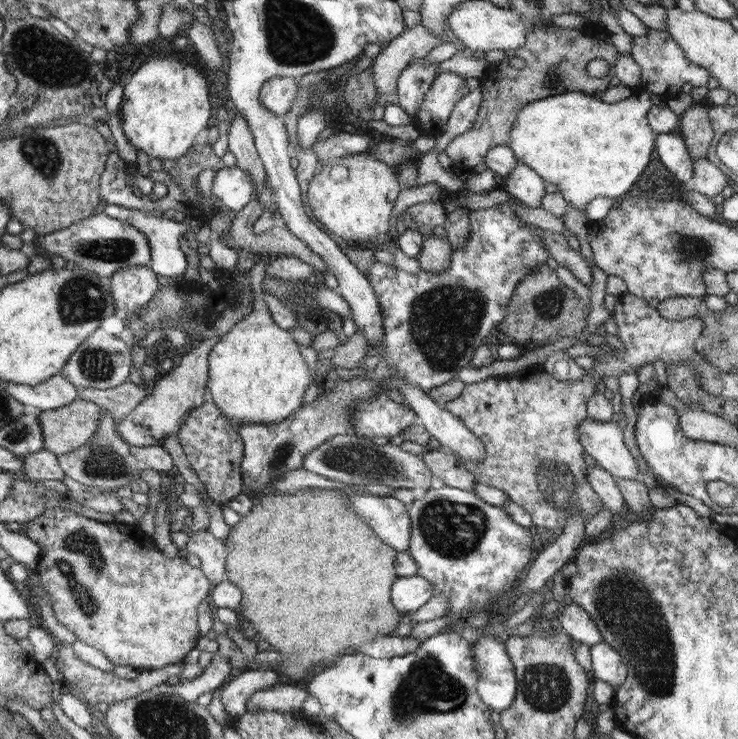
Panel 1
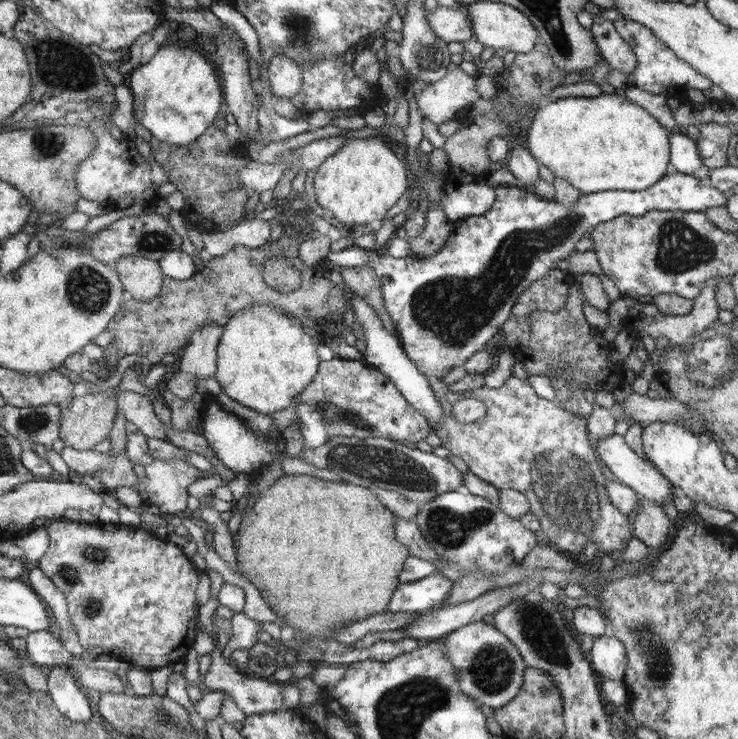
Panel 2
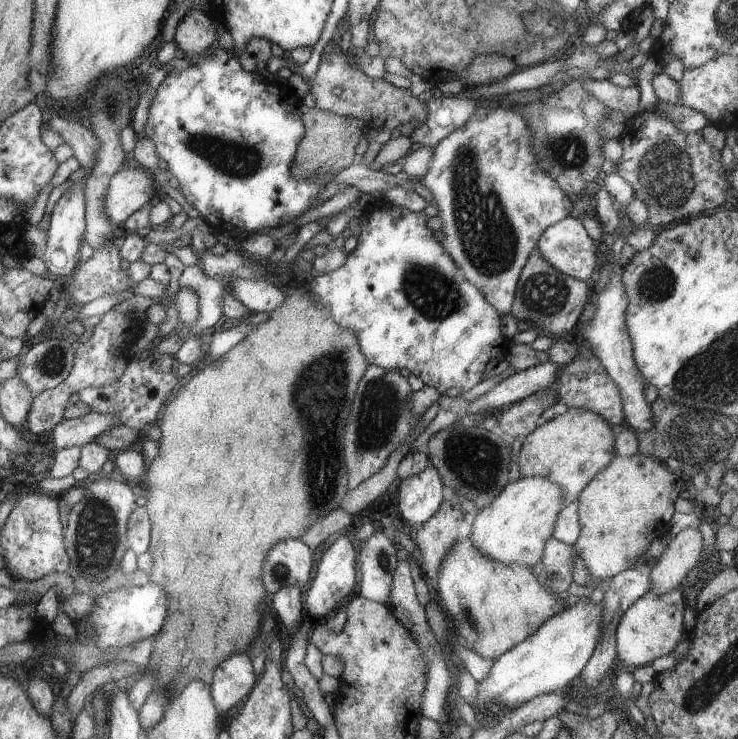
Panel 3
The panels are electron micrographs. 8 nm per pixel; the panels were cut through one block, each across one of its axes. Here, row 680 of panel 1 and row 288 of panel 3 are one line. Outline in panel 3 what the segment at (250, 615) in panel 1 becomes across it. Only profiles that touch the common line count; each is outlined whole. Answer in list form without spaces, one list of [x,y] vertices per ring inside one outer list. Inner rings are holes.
[[[296,288],[290,290],[286,300],[269,313],[270,319],[267,322],[259,323],[254,327],[251,334],[242,342],[239,342],[220,358],[212,359],[210,364],[202,368],[200,374],[178,389],[173,394],[172,402],[164,407],[162,420],[158,421],[162,436],[159,440],[159,455],[149,461],[146,471],[146,480],[142,483],[145,488],[149,519],[151,520],[151,541],[148,552],[152,555],[153,565],[149,572],[150,582],[158,585],[166,591],[168,598],[168,609],[166,620],[162,630],[155,636],[154,646],[150,660],[142,672],[150,672],[155,679],[152,690],[156,691],[164,687],[168,693],[168,701],[176,698],[183,691],[183,688],[192,681],[204,682],[210,688],[213,683],[213,676],[217,668],[228,659],[228,656],[238,653],[248,653],[252,648],[252,640],[258,634],[258,628],[262,624],[263,610],[260,604],[266,603],[269,592],[265,584],[260,582],[262,578],[262,562],[265,564],[268,550],[278,544],[280,540],[300,539],[320,517],[325,517],[333,510],[336,510],[347,494],[347,474],[344,472],[342,482],[338,482],[338,474],[344,468],[344,462],[340,458],[342,450],[342,434],[346,428],[348,414],[352,414],[353,400],[356,398],[356,388],[364,378],[368,370],[366,357],[361,351],[360,342],[350,329],[335,322],[331,314],[318,306],[316,299],[308,288]]]

